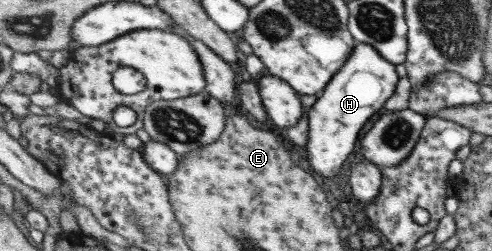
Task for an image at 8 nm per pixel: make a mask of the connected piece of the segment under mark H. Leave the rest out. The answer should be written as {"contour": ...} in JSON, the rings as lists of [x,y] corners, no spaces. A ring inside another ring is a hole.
{"contour":[[[357,42],[346,65],[337,72],[310,108],[309,143],[302,152],[308,170],[329,179],[337,177],[349,155],[355,151],[367,121],[375,117],[375,113],[395,95],[399,79],[401,77],[395,64],[385,59],[376,47]]]}

